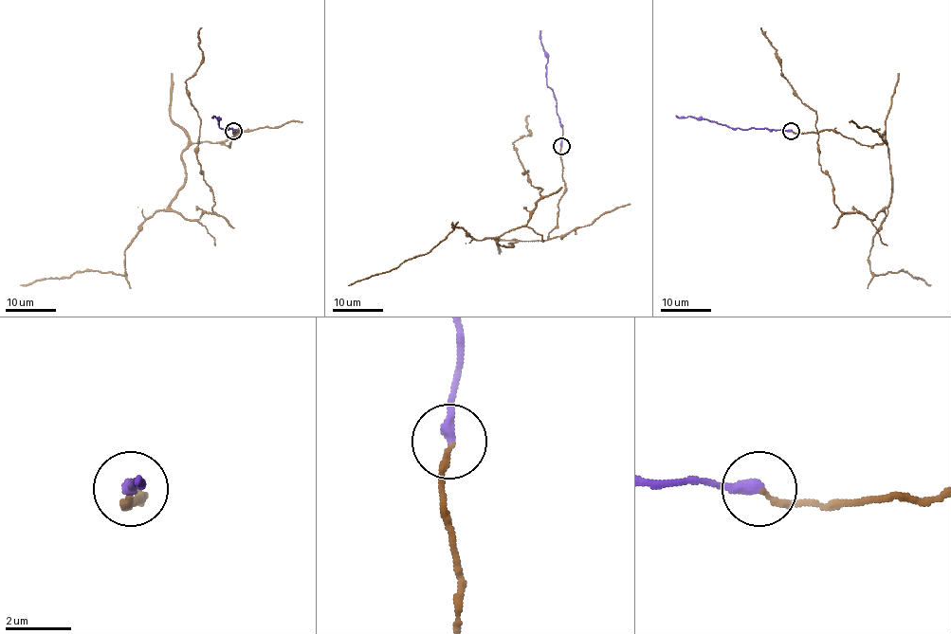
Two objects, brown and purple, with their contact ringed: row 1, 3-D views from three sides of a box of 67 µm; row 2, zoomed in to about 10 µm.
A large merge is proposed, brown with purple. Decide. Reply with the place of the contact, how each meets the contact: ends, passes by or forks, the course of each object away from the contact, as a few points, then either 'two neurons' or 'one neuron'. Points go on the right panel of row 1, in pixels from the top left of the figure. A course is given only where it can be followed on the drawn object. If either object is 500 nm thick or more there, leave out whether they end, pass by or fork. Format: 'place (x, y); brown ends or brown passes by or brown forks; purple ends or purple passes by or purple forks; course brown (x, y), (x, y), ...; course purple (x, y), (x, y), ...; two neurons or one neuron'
place (791, 131); brown ends; purple ends; course brown (792, 131), (886, 142), (887, 206), (870, 220), (834, 204), (816, 115), (760, 27); course purple (792, 131), (731, 129), (707, 119), (675, 115); one neuron

